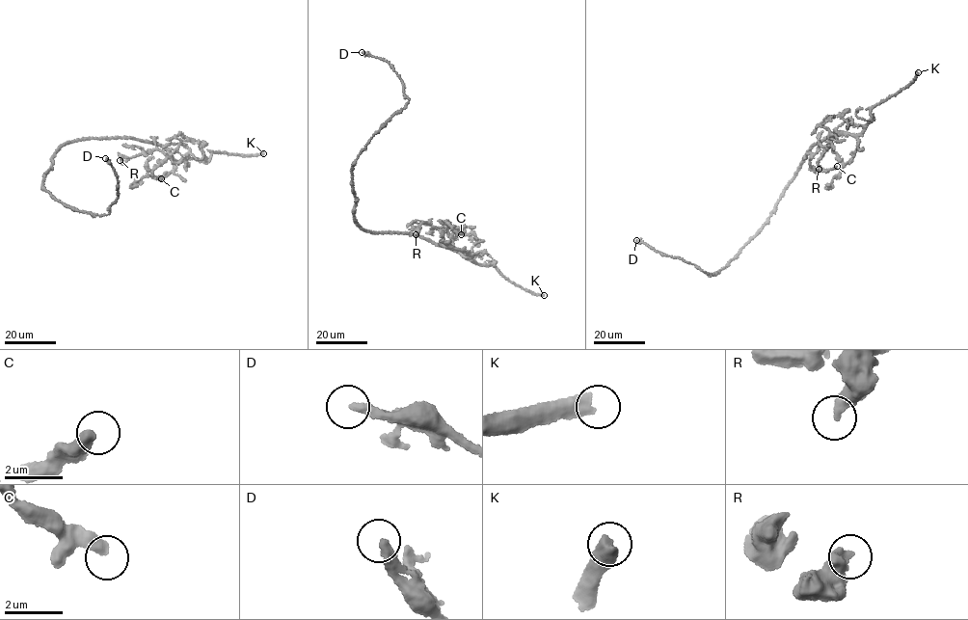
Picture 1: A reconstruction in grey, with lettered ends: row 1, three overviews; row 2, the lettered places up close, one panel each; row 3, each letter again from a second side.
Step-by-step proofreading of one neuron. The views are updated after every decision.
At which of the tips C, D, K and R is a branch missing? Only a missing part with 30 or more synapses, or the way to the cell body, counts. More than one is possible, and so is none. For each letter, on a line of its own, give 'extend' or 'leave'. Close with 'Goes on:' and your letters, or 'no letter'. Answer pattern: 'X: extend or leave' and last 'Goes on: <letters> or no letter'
C: leave
D: leave
K: extend
R: leave
Goes on: K

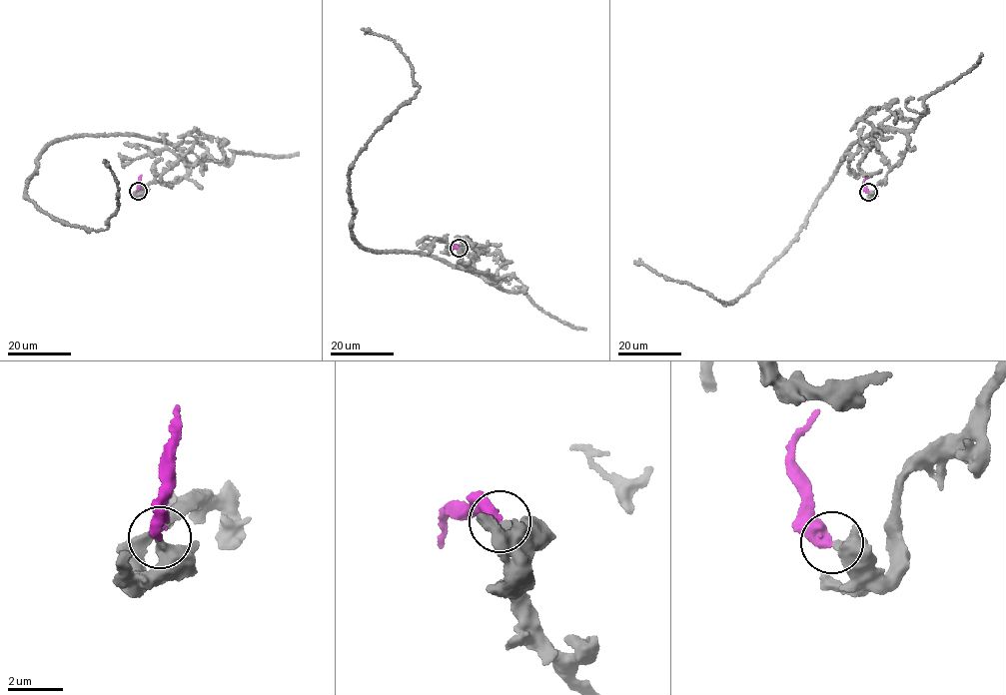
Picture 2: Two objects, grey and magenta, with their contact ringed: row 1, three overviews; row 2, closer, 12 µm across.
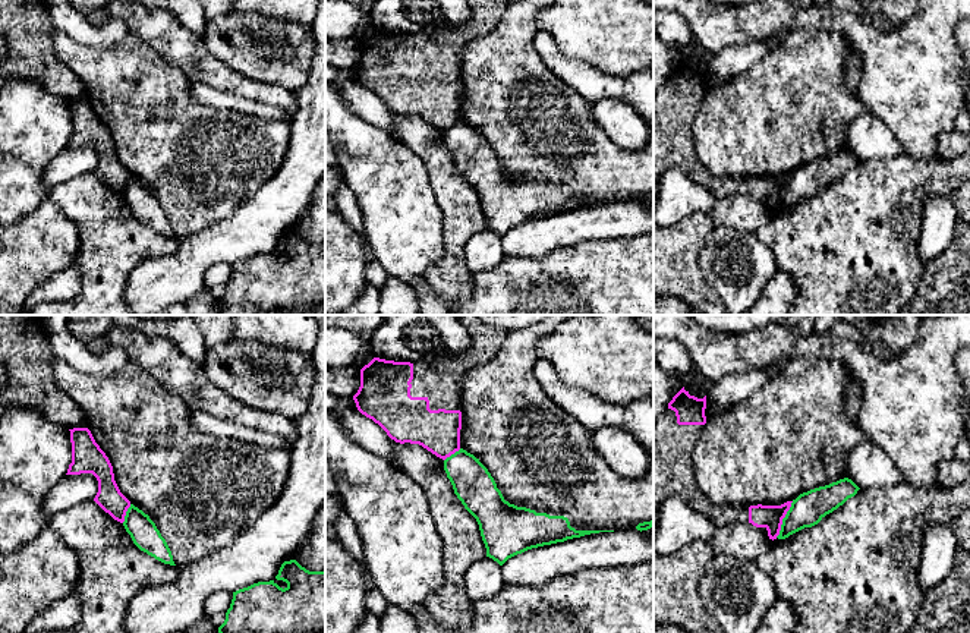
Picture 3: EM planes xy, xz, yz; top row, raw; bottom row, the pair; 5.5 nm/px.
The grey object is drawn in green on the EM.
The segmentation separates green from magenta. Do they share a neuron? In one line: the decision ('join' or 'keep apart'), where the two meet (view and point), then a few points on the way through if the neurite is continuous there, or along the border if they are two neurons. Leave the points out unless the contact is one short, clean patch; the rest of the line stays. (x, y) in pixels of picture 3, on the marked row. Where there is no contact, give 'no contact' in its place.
keep apart; contact yz (783, 519); border yz (793, 501), (775, 537)

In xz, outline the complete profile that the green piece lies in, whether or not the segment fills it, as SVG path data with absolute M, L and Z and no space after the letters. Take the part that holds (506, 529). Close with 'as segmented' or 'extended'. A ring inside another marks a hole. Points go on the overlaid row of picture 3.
M460 448L444 460L444 470L450 479L454 494L464 508L476 519L486 557L503 566L508 558L527 549L564 542L590 533L614 530L576 530L564 516L536 513L526 507L517 507L504 500L501 491L488 469L473 454Z; as segmented

